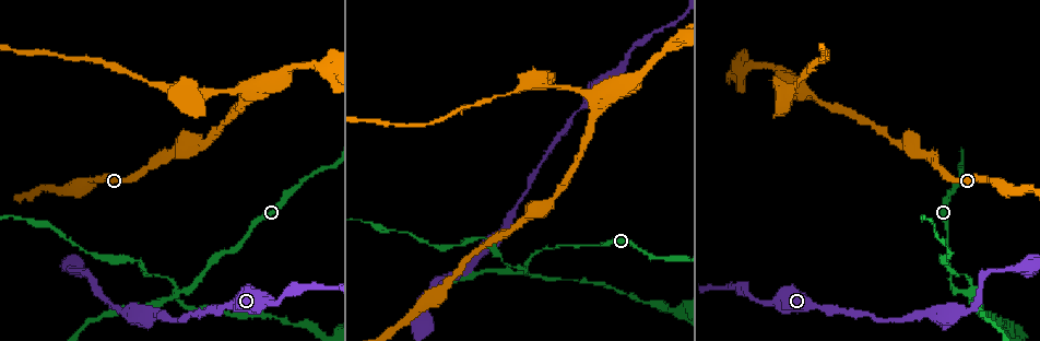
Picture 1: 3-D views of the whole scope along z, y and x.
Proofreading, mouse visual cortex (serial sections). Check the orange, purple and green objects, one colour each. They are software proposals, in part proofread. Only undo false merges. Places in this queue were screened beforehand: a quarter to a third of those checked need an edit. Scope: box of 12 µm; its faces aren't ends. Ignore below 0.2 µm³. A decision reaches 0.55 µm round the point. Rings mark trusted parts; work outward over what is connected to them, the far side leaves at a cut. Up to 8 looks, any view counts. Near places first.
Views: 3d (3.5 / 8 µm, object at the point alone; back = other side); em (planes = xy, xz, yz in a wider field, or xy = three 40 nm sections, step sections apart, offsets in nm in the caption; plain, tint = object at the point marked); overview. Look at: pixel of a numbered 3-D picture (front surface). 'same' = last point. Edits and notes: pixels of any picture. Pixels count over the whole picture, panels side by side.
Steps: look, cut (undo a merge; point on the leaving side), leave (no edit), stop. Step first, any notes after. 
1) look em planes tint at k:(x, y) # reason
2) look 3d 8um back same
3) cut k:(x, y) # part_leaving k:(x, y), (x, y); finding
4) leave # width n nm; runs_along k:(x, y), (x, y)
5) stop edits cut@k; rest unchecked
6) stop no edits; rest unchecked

look 3d 3.5um at 1:(969, 291) # four or more arms meet

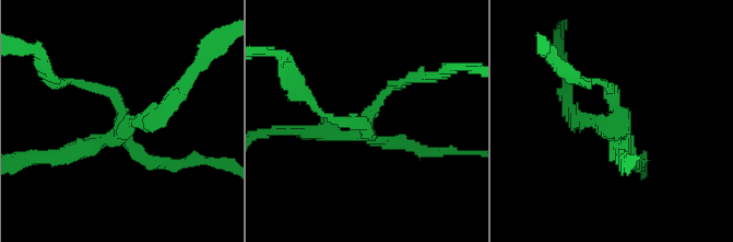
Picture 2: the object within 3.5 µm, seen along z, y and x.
look em xy step 3 tint at 2:(119, 122) # arms 4; arm_widths 150, 150, 200, 200 nm

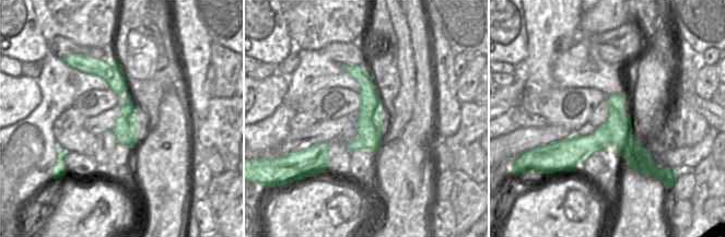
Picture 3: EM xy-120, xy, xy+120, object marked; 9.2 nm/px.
cut 2:(401, 137) # part_leaving 2:(369, 137), (420, 151), (467, 151); two cells meet here

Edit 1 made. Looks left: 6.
look 3d 3.5um at 1:(244, 89) # thin arm on a thick one

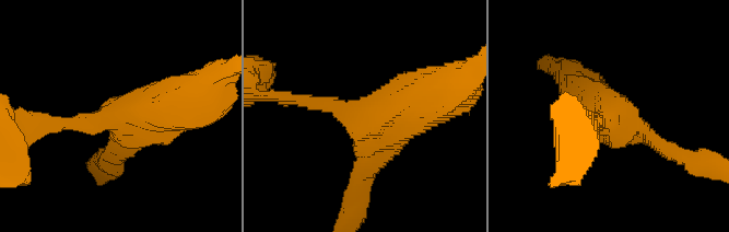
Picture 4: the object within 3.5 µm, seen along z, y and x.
look em xy step 3 tint at 4:(617, 118)

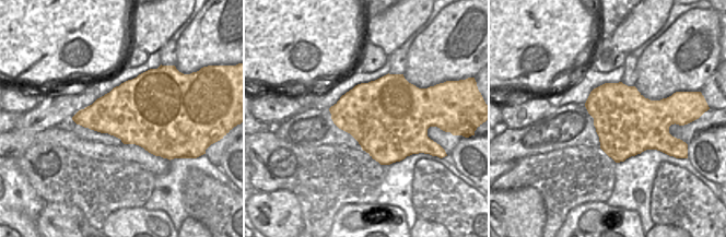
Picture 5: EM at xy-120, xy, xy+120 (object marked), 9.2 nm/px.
leave # width 750 nm; runs_along 4:(357, 184), (367, 126), (427, 95); one cell here

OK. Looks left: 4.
look 3d 3.5um at 1:(797, 88) # a narrow waist

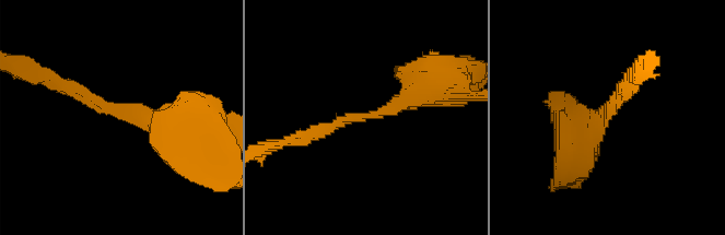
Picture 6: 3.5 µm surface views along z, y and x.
look em xy step 1 tint at 6:(116, 114) # arm_widths 200, 450 nm; need the tissue

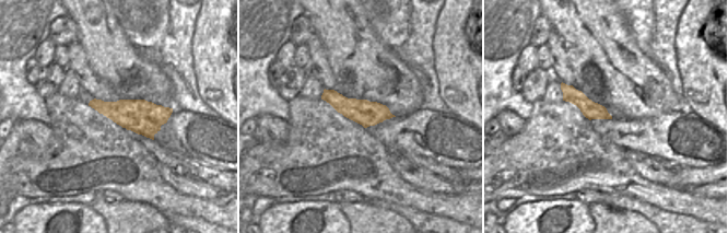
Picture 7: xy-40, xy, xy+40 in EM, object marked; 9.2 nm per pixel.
leave # width 240 nm; runs_along 7:(326, 92), (348, 107), (388, 115); one cell here

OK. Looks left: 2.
stop edits cut@2; rest unchecked

